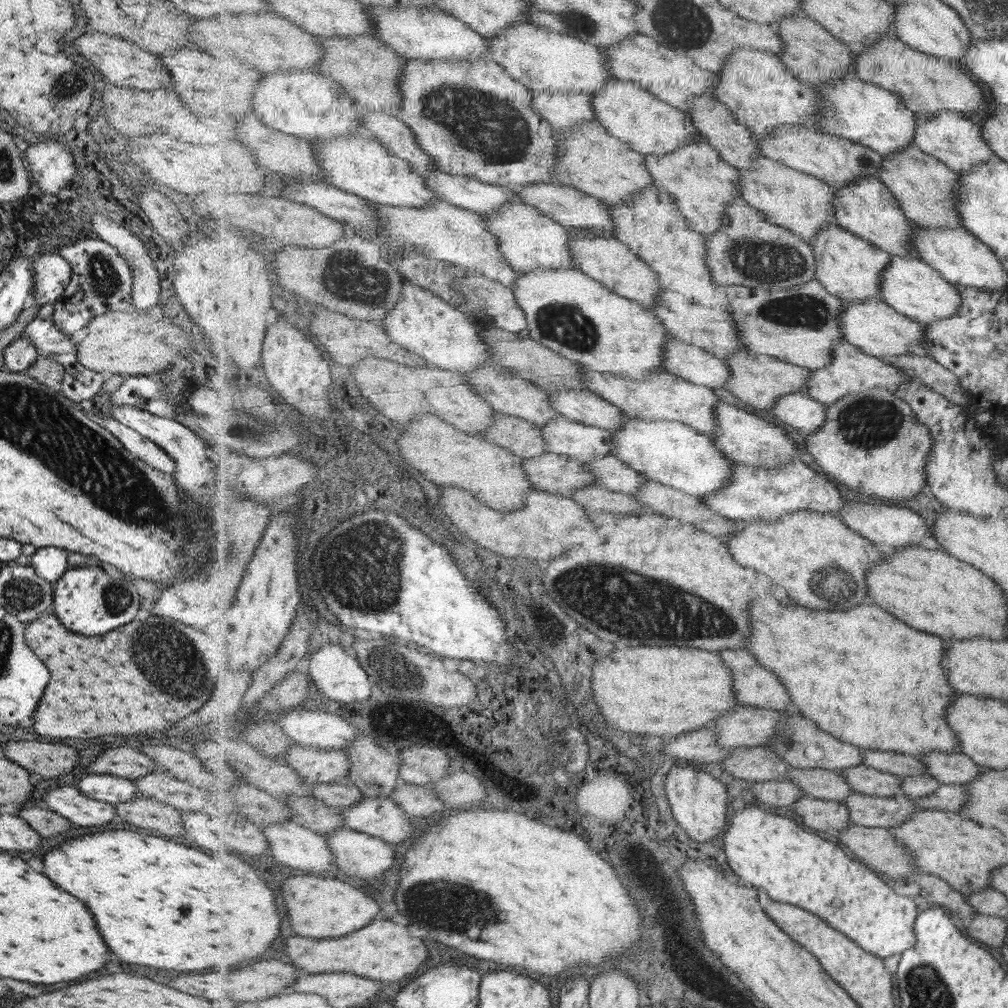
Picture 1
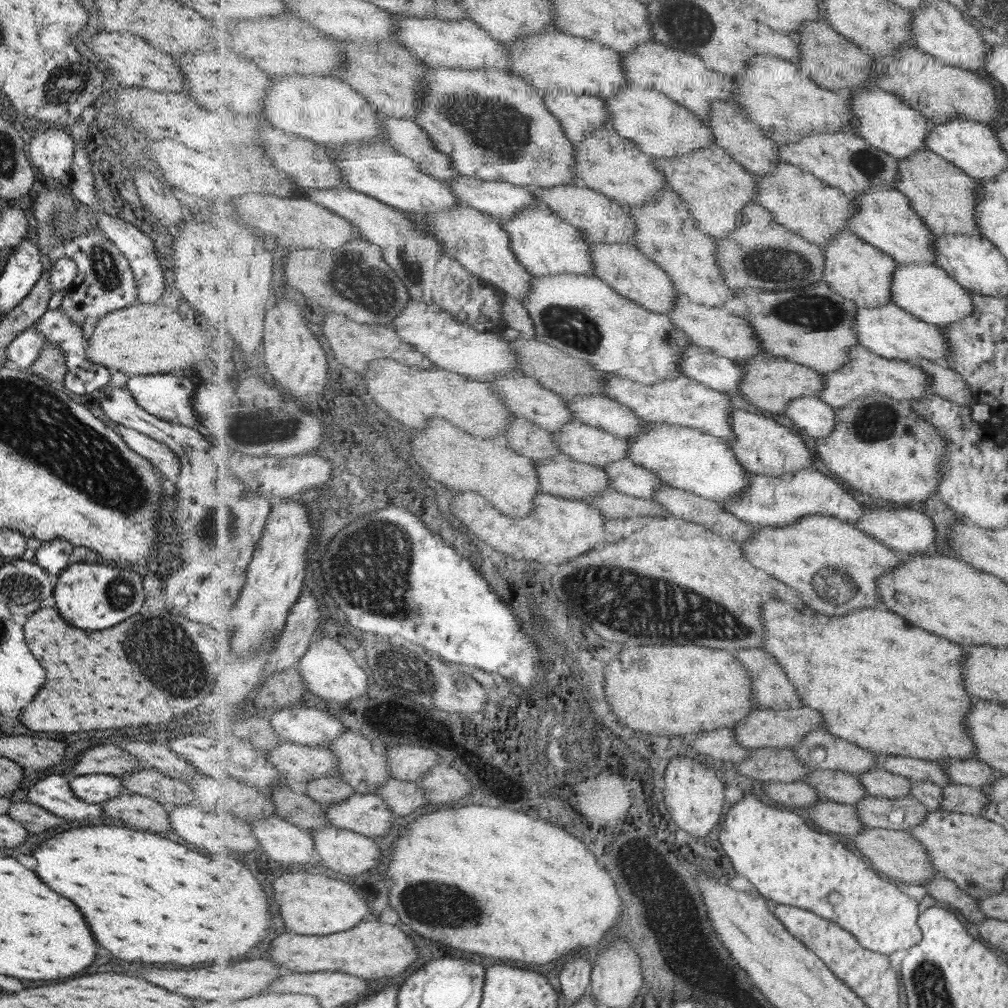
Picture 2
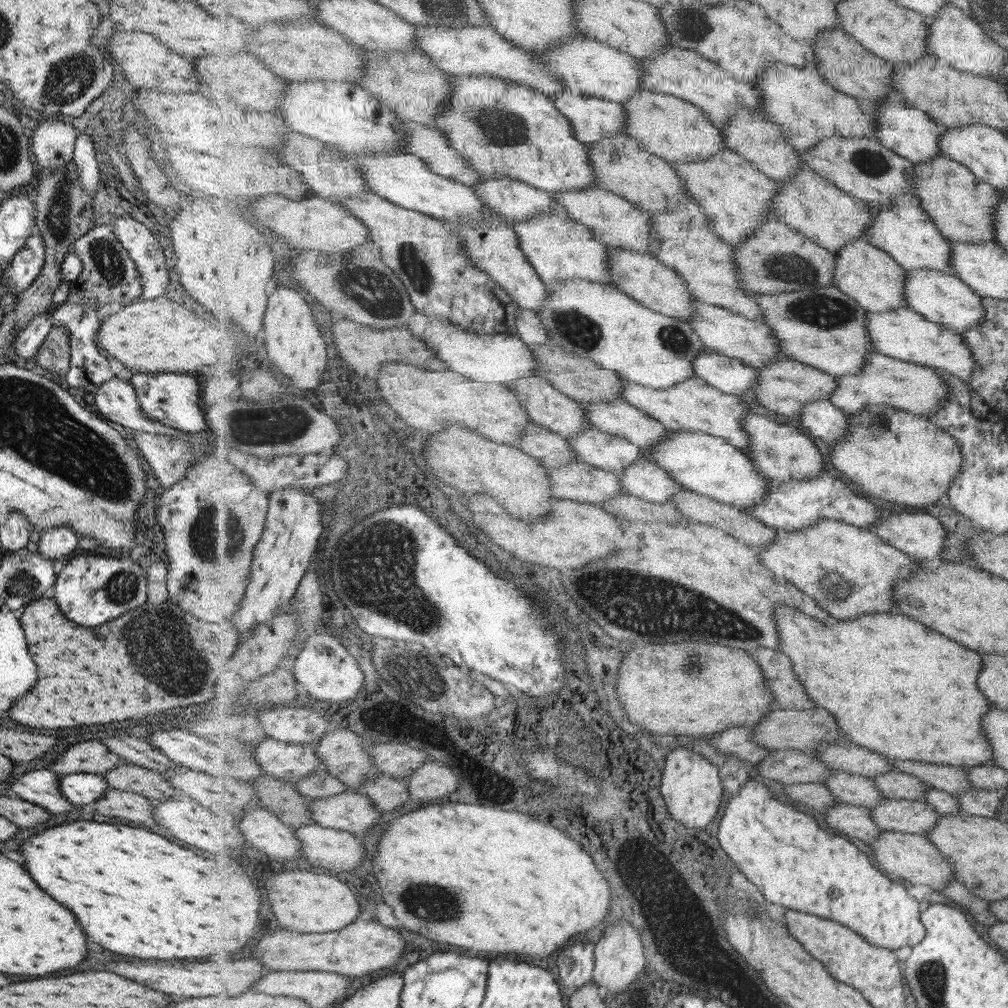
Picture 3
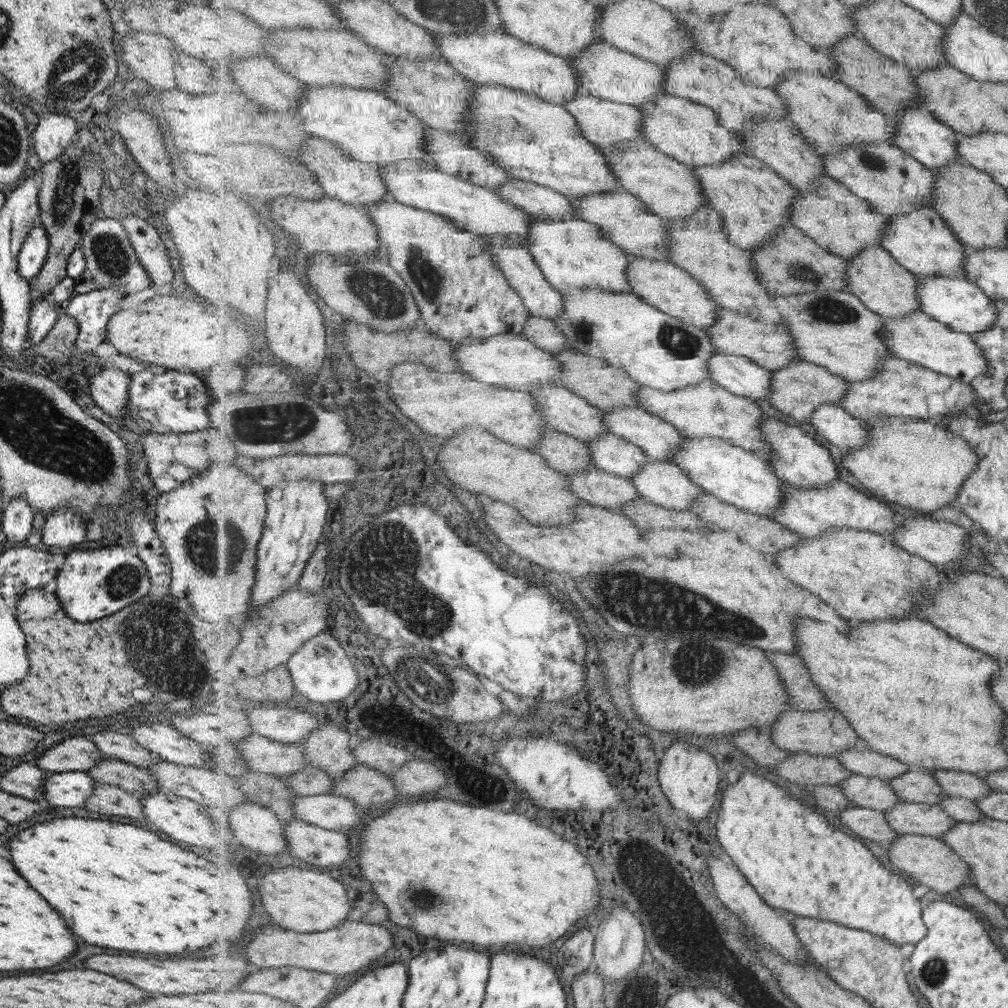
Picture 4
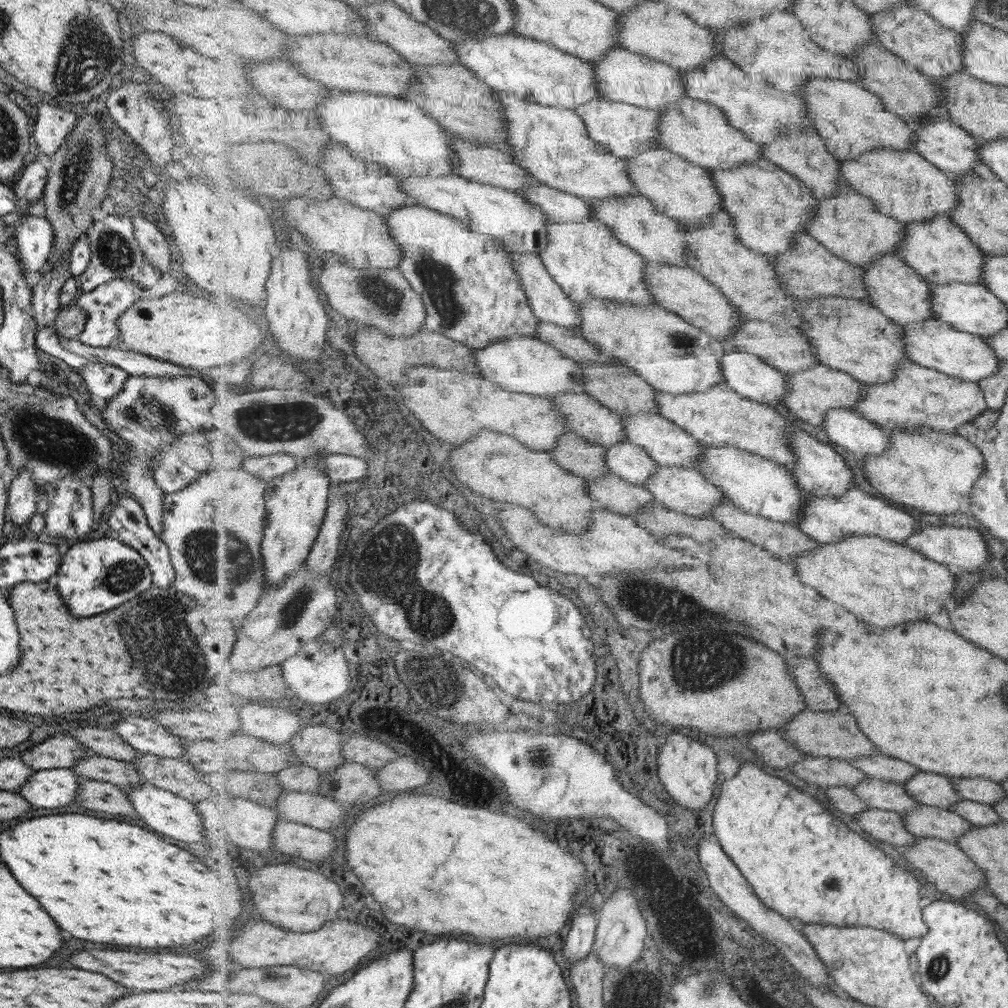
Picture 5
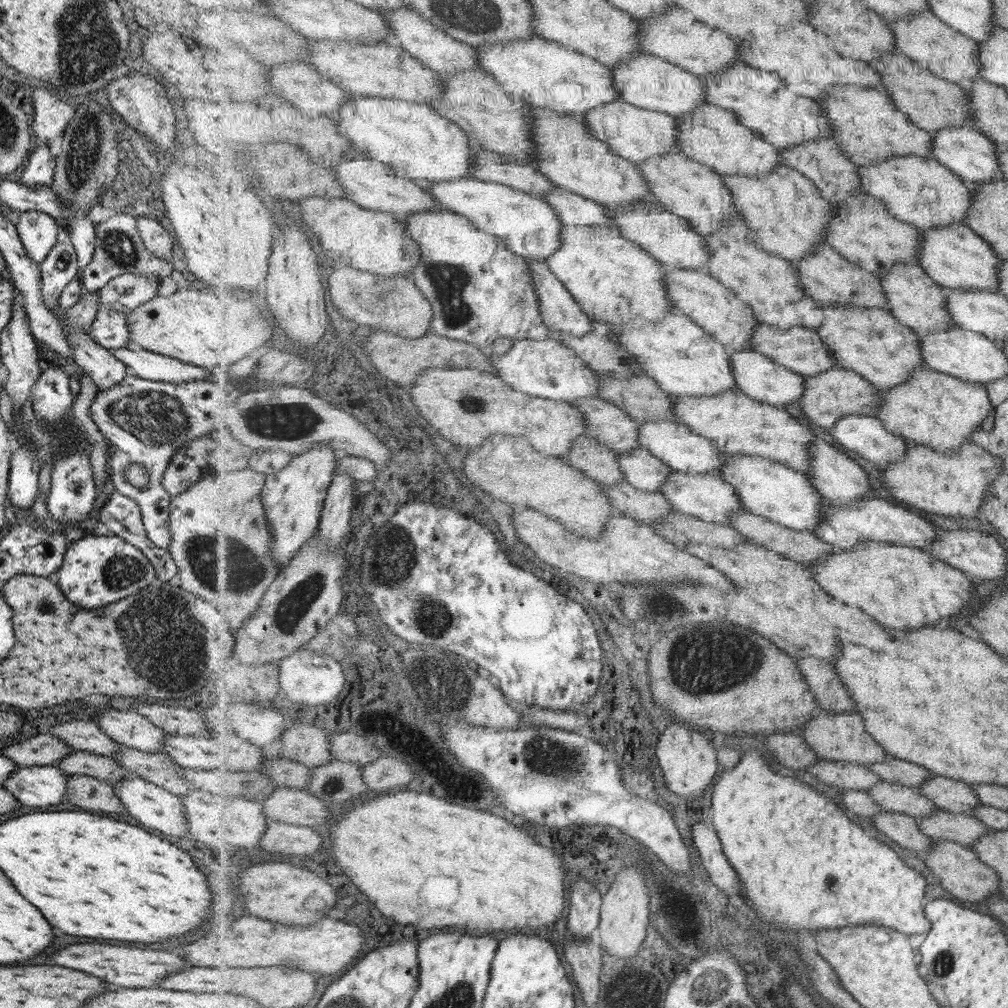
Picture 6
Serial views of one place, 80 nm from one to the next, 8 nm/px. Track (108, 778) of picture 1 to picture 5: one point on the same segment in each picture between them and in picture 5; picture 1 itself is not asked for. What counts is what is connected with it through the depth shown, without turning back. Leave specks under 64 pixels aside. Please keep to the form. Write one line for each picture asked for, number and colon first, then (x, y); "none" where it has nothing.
2: (93, 789)
3: (76, 788)
4: (69, 789)
5: (44, 788)

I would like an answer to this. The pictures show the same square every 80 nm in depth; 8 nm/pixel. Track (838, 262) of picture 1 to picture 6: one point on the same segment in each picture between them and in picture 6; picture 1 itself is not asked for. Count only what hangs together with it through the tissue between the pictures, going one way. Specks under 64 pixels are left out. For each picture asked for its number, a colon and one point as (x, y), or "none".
2: (858, 270)
3: (871, 276)
4: (875, 275)
5: (896, 288)
6: (918, 301)

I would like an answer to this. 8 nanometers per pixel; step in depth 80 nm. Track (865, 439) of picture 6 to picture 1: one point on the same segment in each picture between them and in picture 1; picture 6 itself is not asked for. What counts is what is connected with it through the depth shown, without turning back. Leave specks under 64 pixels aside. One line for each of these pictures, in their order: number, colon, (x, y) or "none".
1: (801, 411)
2: (813, 415)
3: (822, 418)
4: (835, 423)
5: (846, 427)

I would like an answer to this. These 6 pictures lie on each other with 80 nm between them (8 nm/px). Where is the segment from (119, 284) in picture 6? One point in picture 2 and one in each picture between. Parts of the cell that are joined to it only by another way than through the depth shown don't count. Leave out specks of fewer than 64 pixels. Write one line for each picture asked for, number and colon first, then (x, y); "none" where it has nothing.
2: (82, 377)
3: (86, 366)
4: (91, 311)
5: (103, 304)

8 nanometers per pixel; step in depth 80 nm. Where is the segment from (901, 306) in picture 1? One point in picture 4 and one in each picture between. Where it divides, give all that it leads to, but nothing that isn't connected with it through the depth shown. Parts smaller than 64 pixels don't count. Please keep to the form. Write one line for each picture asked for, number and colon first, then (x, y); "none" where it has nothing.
2: (927, 291)
3: (941, 297)
4: (963, 305)

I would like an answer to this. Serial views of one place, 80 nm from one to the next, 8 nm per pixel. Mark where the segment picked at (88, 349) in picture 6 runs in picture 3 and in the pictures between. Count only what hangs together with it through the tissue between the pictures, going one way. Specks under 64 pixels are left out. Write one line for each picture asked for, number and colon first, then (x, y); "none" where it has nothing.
3: (115, 399)
4: (108, 387)
5: (103, 381)

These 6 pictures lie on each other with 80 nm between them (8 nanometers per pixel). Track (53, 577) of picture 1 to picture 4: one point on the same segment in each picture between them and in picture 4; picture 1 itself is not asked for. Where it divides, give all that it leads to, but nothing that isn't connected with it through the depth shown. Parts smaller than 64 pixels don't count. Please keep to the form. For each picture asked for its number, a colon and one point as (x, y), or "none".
2: (54, 556)
3: (60, 540)
4: (63, 528)

